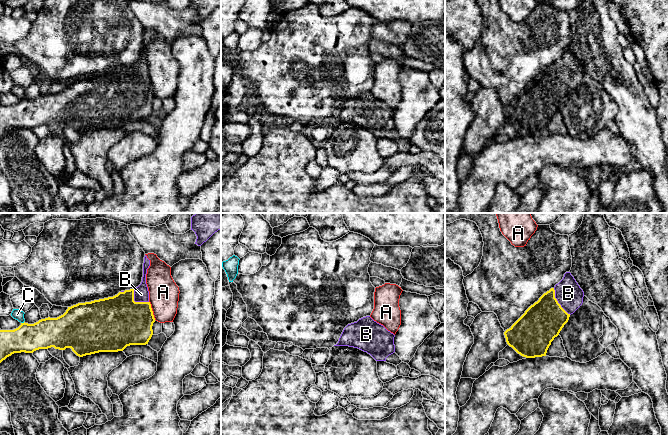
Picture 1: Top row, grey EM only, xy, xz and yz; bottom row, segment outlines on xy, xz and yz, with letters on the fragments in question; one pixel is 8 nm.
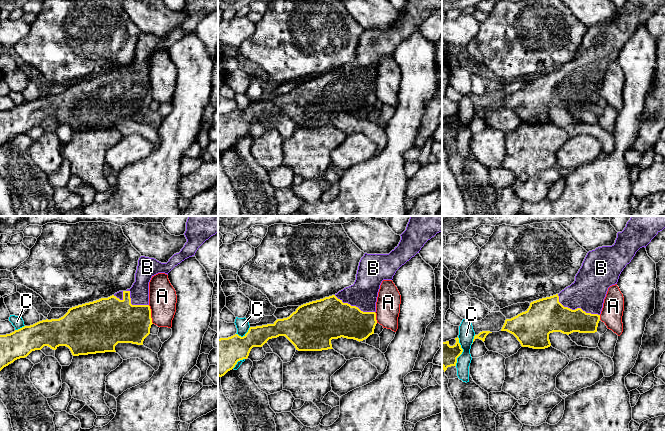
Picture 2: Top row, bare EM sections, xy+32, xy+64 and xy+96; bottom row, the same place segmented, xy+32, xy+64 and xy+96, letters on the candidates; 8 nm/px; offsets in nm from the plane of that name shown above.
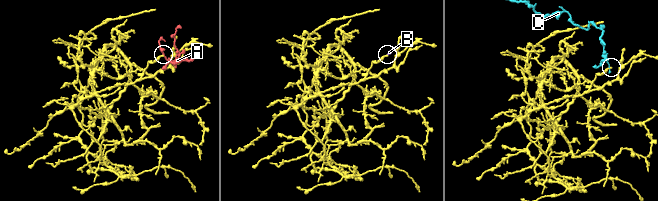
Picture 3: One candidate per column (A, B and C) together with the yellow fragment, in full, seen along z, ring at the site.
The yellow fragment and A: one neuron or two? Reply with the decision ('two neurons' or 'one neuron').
two neurons

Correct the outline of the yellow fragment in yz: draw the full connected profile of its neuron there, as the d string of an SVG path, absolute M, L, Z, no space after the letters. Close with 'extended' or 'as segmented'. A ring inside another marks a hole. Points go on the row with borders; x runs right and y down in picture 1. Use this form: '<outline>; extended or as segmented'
M564 274L563 279L544 293L537 302L531 305L525 313L504 332L507 344L518 354L526 358L546 356L551 342L557 337L568 322L569 317L583 303L584 292L571 275Z; extended

